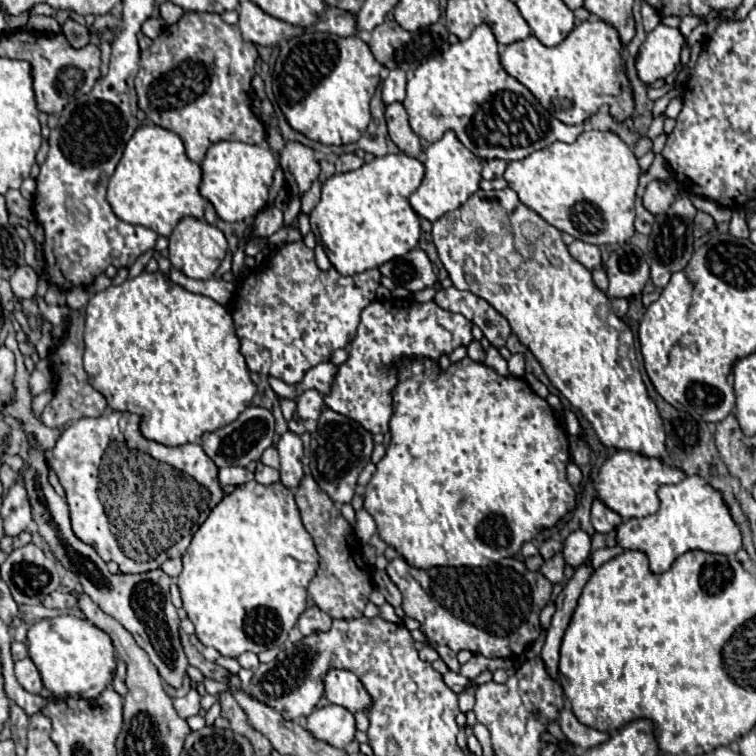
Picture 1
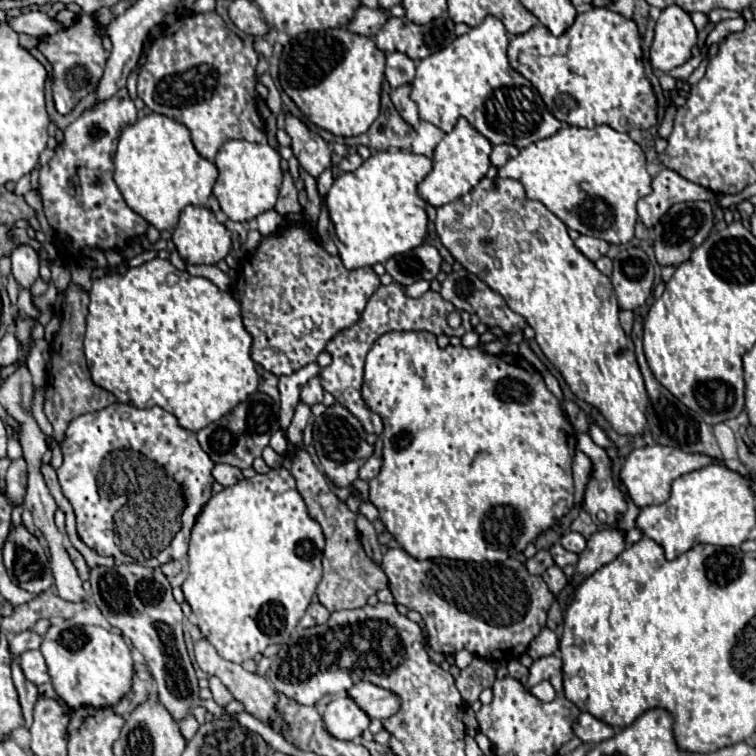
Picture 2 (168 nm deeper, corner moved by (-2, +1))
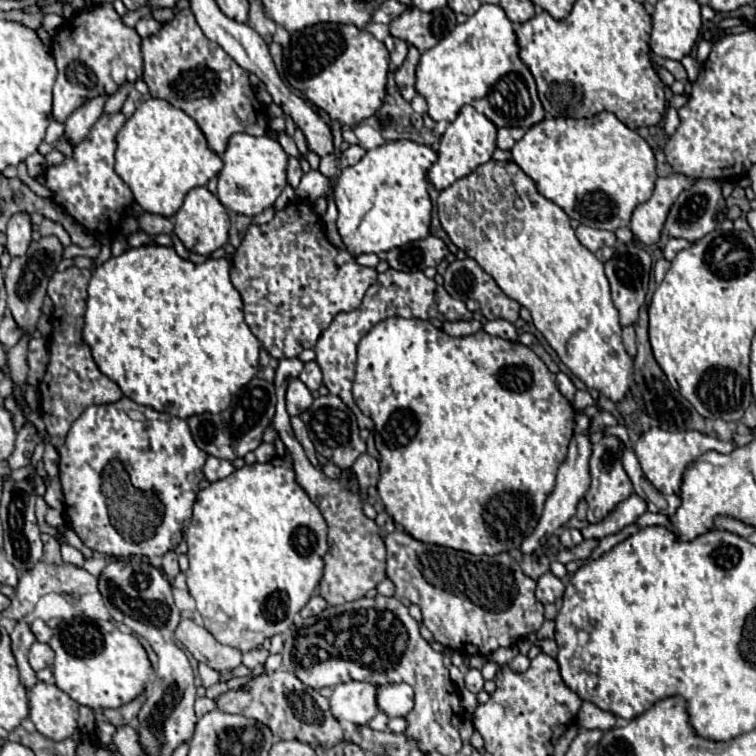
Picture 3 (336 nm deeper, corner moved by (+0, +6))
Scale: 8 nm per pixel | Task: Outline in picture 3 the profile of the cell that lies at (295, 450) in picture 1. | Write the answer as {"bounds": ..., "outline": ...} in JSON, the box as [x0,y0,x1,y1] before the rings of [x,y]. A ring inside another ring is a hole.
{"bounds":[286,378,312,414],"outline":[[[292,378],[288,382],[286,388],[286,410],[288,414],[302,414],[302,410],[306,410],[306,406],[310,406],[312,402],[312,394],[306,388],[306,384],[300,378]]]}

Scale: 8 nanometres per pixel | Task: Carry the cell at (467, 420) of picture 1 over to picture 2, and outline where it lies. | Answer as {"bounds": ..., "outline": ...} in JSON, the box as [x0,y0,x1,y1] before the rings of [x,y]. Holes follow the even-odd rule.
{"bounds":[362,331,576,561],"outline":[[[392,331],[382,335],[366,357],[362,397],[364,403],[372,411],[376,411],[384,421],[384,451],[382,451],[384,463],[380,473],[370,481],[370,503],[378,509],[380,521],[384,523],[388,533],[412,557],[420,561],[436,559],[436,557],[458,559],[458,561],[504,561],[508,557],[520,555],[528,543],[532,543],[544,529],[550,529],[572,509],[574,505],[572,459],[576,453],[576,429],[560,411],[558,399],[546,389],[542,375],[522,355],[510,355],[510,353],[486,355],[482,347],[466,349],[462,345],[460,347],[448,345],[446,349],[440,349],[432,333]]]}

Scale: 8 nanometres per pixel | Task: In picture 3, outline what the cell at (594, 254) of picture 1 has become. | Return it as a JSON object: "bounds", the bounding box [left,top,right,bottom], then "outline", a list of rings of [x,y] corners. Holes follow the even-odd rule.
{"bounds":[576,226,616,252],"outline":[[[578,226],[578,228],[576,228],[576,236],[578,236],[578,240],[580,240],[590,252],[596,252],[596,250],[602,248],[602,246],[614,246],[614,242],[616,242],[614,232],[596,230],[596,228],[590,228],[590,226]]]}

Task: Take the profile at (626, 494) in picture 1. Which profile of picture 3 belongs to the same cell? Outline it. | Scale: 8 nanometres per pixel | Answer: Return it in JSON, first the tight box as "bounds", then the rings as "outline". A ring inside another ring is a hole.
{"bounds":[634,430,734,494],"outline":[[[648,430],[646,434],[642,434],[638,438],[638,442],[634,444],[634,452],[642,464],[642,470],[646,474],[646,478],[656,486],[656,490],[660,490],[662,494],[674,494],[680,490],[682,484],[682,476],[686,466],[698,458],[700,454],[708,452],[708,450],[716,450],[722,454],[728,454],[730,450],[734,450],[734,442],[724,442],[716,436],[708,436],[704,432],[698,430],[688,430],[688,432],[668,432],[668,430]]]}

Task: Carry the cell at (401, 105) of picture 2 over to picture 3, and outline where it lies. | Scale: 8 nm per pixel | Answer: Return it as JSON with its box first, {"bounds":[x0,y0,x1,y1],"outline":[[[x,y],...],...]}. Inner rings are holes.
{"bounds":[396,46,420,102],"outline":[[[410,46],[404,64],[396,70],[396,84],[398,84],[402,96],[404,96],[408,102],[416,96],[414,82],[416,82],[416,66],[418,66],[418,62],[420,62],[420,52],[418,52],[414,46]]]}

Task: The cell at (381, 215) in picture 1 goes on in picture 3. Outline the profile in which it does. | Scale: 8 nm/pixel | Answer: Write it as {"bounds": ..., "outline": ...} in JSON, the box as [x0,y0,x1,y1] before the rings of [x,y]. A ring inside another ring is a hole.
{"bounds":[334,140,436,254],"outline":[[[412,140],[386,142],[374,150],[368,150],[364,158],[342,170],[336,186],[334,198],[338,206],[338,232],[350,254],[384,254],[392,248],[404,246],[408,242],[426,238],[430,234],[430,214],[432,202],[428,194],[428,168],[436,162],[436,152],[426,144],[416,144]]]}

